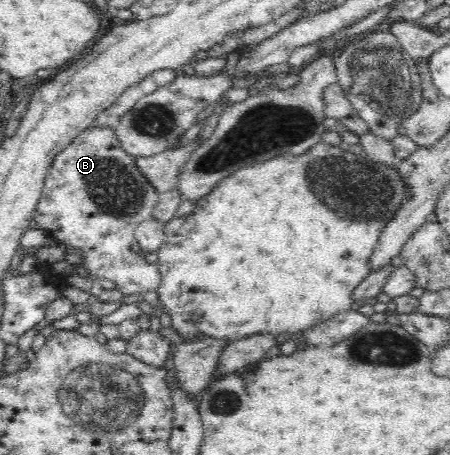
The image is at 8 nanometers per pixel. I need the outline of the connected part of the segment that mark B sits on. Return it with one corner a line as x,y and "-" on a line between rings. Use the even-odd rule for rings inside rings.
93,123
88,128
85,128
81,133
77,134
71,140
71,143
68,143
67,147
57,153
57,155
53,158
53,161
51,161
50,166
48,167
48,172
45,174
39,201
37,202
35,211
33,212
33,219
37,221
37,227
39,229
44,230
56,240
62,241
65,245
79,249
80,253
77,255
76,259
78,260
78,257
80,257
81,260
78,274
81,273
85,281
93,283
99,279
110,279
116,284
116,289
120,290
122,294
135,294
152,289
157,290
157,286
161,281
157,266
154,263
148,263
144,260
144,258
139,255
139,252
133,251
131,244
136,241
134,231
137,229
137,226
142,221
153,218
154,207
157,205
157,200
159,199
158,194
159,193
157,193
155,186
151,184
151,182
147,180
147,177
143,175
143,172
139,170
139,166
137,166
137,158
129,155
129,153
123,149
123,146
121,146
121,142
119,142
119,138
117,137
117,132
115,132
115,128
110,125
95,126
95,123

